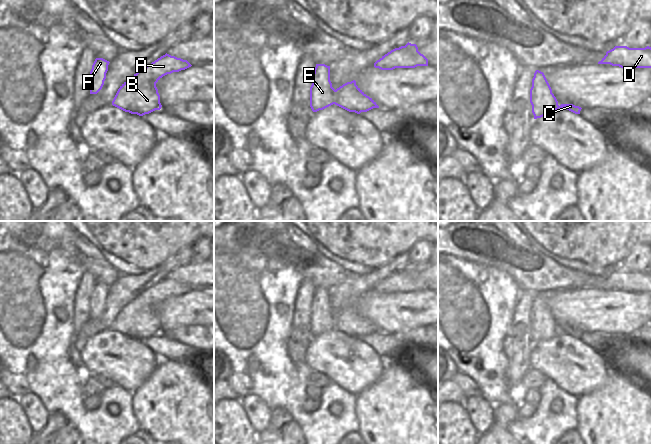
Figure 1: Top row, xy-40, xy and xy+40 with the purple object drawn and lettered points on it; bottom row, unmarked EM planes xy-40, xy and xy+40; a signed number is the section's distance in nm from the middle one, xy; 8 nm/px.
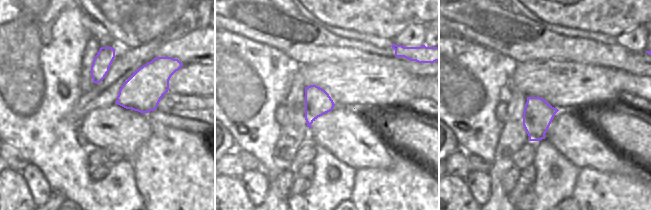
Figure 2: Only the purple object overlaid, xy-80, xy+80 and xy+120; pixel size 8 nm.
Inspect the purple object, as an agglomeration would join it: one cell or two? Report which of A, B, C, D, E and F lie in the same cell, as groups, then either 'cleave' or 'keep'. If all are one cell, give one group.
groups A B C D / E F; cleave

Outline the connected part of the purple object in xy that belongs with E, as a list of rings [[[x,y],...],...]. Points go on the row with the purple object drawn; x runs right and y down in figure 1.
[[[316,64],[310,87],[310,107],[313,112],[323,110],[336,101],[336,90],[330,81],[330,66]]]

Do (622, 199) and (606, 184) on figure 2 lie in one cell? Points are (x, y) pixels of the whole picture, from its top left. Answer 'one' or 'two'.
one

